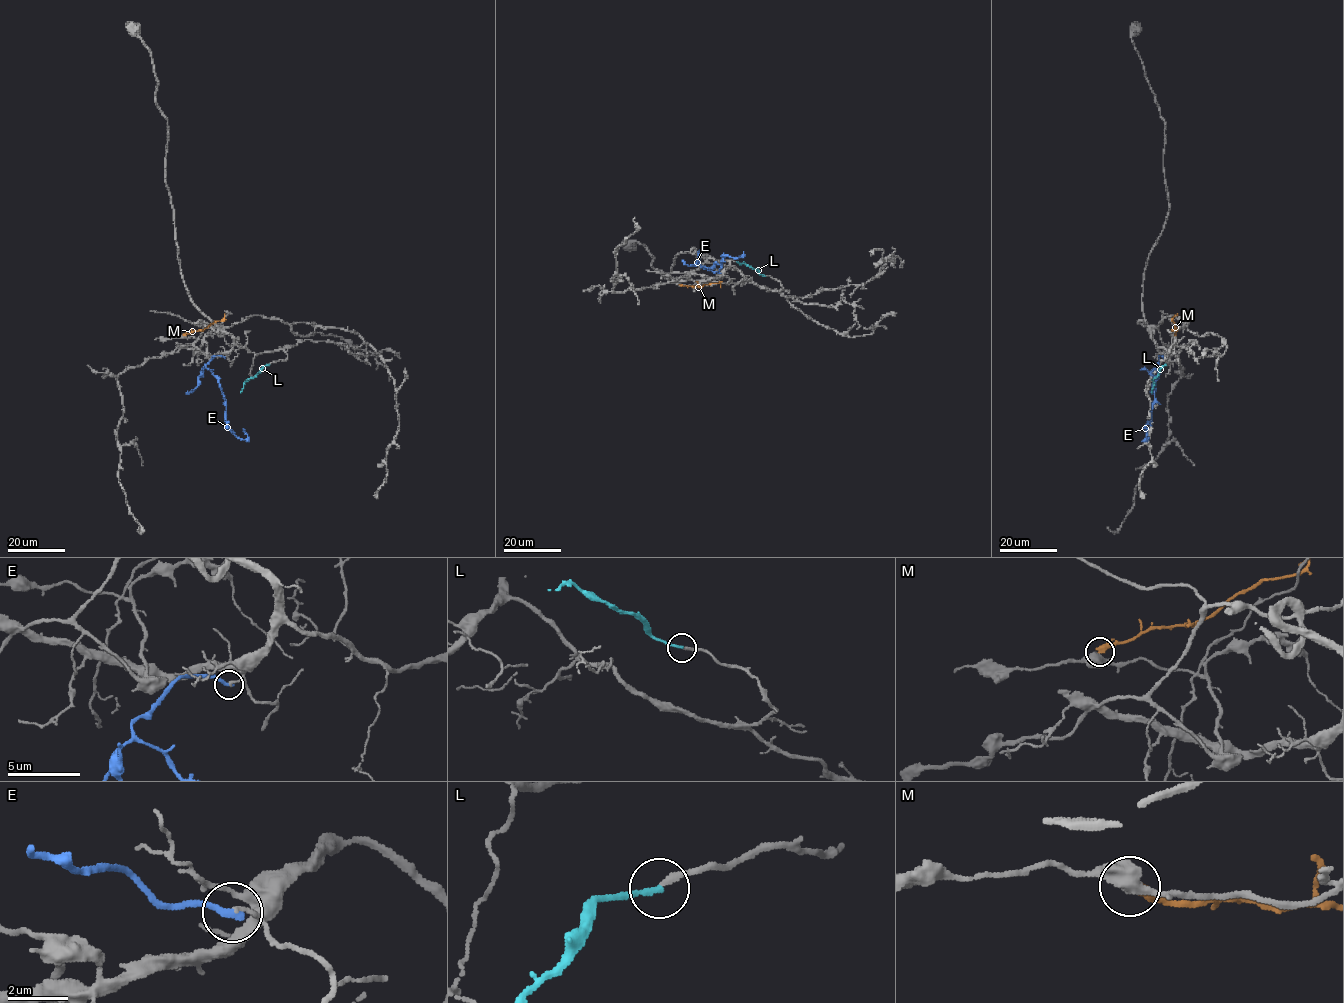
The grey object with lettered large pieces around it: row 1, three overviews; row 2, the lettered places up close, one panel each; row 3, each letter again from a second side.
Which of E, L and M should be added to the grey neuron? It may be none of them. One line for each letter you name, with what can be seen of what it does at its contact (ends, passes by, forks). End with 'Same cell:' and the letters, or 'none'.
L: it ends
Same cell: L

